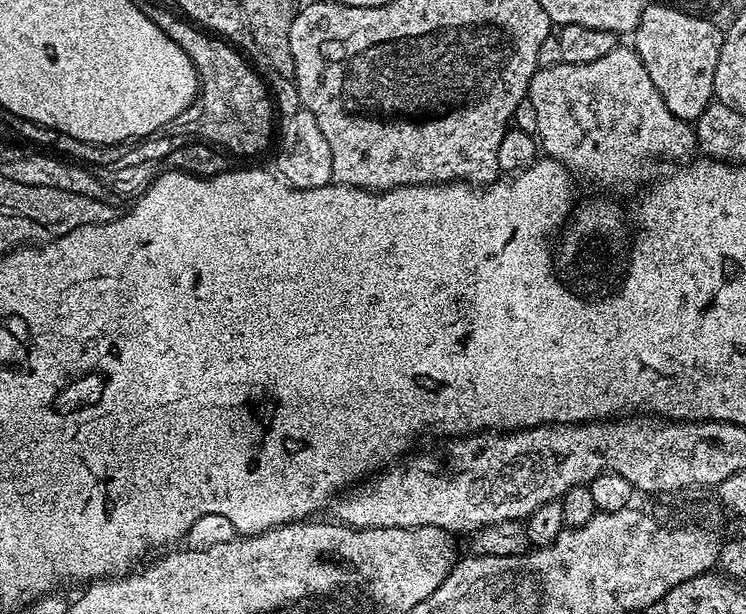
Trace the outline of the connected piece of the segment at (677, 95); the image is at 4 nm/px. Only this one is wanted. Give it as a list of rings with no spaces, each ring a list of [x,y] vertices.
[[[666,2],[660,4],[645,3],[644,13],[634,33],[634,47],[638,58],[642,58],[642,66],[646,66],[646,74],[650,74],[650,82],[662,94],[662,102],[679,120],[695,122],[706,110],[706,106],[714,99],[714,70],[718,70],[718,54],[722,54],[724,33],[711,19],[703,16],[691,16],[685,12],[674,10]]]

